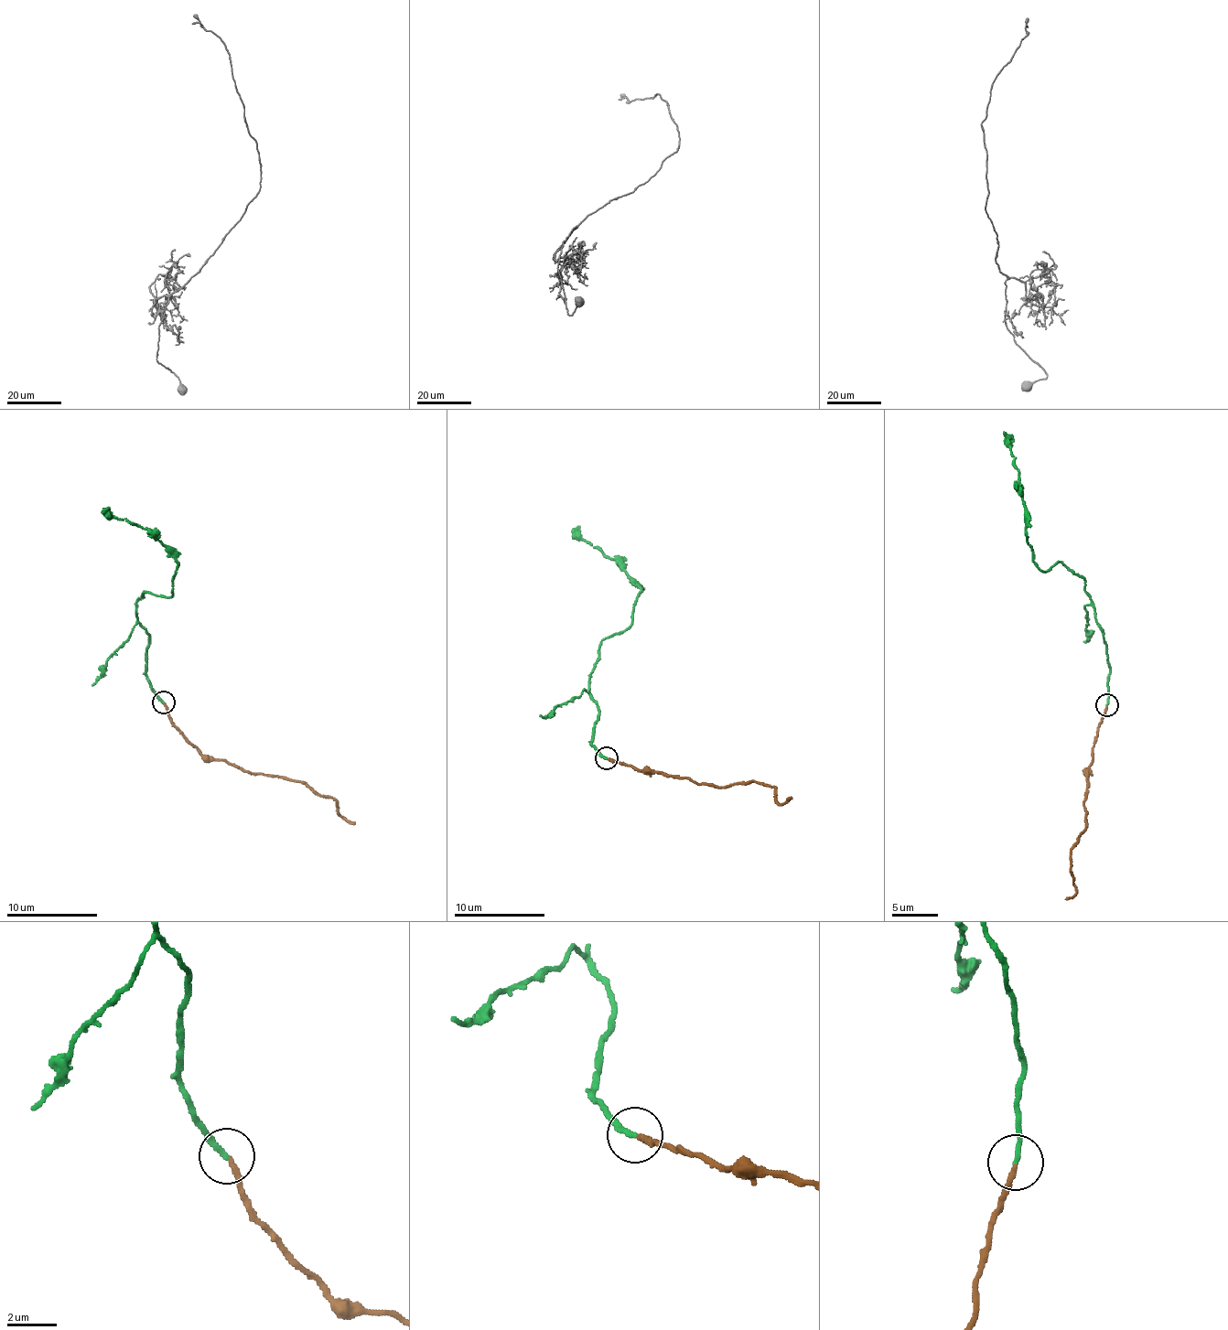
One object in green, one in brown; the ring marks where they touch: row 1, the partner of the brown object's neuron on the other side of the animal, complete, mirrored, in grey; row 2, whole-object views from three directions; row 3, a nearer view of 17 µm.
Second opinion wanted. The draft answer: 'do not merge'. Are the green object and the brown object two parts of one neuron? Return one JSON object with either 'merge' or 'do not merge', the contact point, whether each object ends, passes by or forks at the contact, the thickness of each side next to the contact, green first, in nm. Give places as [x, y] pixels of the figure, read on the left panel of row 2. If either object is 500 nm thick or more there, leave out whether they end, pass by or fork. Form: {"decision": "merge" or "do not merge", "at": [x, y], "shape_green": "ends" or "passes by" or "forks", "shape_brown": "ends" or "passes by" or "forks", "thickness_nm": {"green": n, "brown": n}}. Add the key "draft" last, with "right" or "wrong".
{"decision": "merge", "at": [163, 702], "shape_green": "ends", "shape_brown": "ends", "thickness_nm": {"green": 220, "brown": 200}, "draft": "wrong"}

